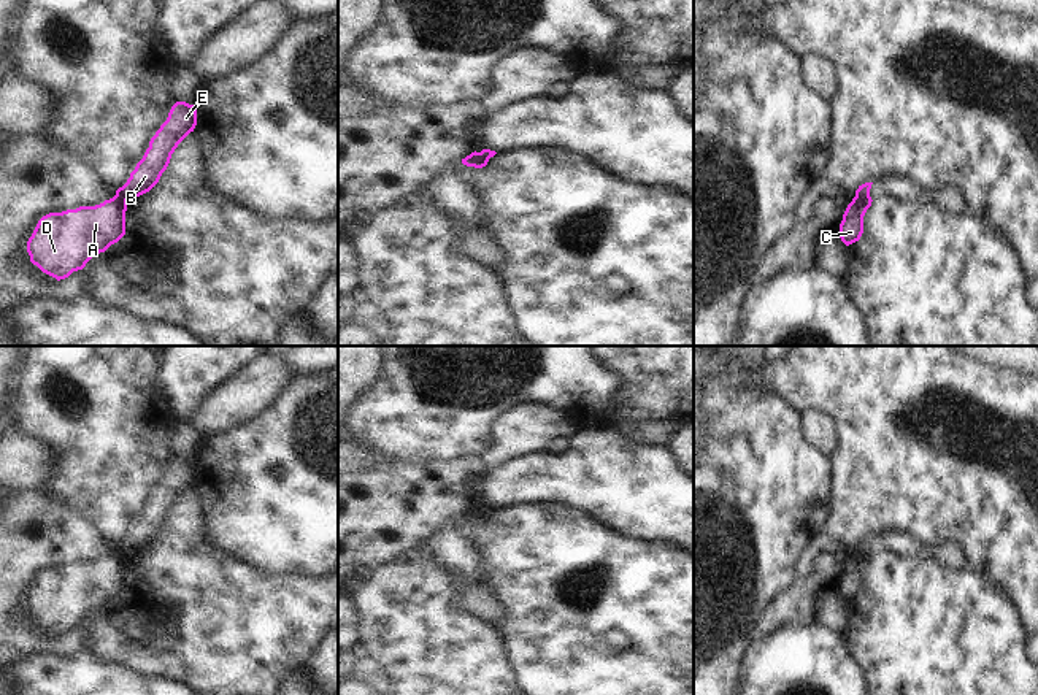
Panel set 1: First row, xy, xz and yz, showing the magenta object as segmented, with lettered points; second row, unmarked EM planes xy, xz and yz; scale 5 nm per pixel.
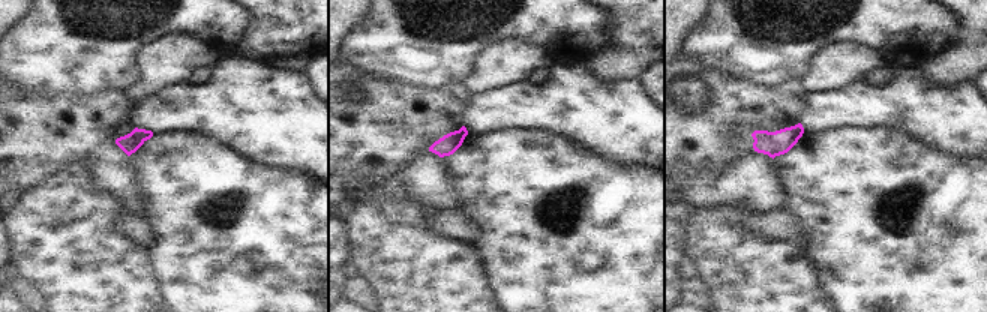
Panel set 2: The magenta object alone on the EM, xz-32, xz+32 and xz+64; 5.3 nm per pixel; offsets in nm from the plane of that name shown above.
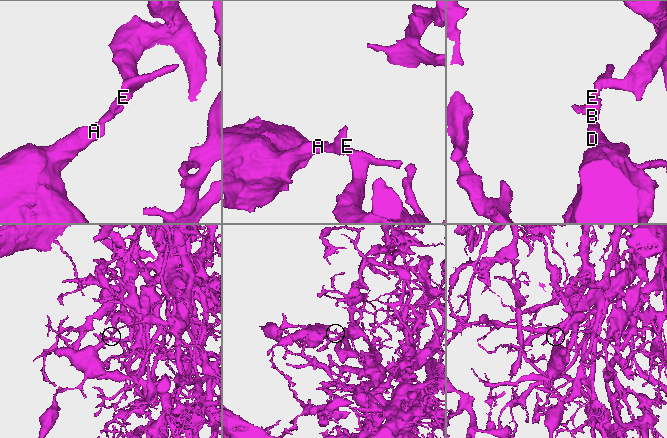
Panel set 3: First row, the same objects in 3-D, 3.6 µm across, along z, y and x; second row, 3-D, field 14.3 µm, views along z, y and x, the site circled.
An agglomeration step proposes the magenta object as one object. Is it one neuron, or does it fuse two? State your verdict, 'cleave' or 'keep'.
cleave

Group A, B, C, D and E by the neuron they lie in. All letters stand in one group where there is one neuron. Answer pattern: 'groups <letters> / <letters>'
groups A C D / B E

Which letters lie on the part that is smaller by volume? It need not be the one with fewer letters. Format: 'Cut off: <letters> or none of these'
Cut off: A, C, D

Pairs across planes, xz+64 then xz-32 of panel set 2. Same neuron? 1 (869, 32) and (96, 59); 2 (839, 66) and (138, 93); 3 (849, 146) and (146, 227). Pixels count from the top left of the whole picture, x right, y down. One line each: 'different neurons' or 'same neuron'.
1: same neuron
2: same neuron
3: different neurons

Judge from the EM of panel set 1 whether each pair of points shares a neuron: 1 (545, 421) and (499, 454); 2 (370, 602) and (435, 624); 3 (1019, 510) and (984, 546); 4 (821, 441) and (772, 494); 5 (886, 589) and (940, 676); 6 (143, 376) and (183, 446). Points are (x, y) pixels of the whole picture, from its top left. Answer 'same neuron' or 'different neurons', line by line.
1: same neuron
2: same neuron
3: same neuron
4: different neurons
5: same neuron
6: different neurons

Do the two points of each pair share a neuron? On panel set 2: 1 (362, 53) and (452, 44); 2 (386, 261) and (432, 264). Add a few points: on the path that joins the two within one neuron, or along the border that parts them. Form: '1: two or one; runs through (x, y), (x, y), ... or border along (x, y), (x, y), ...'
1: one; runs through (384, 47), (429, 44)
2: one; runs through (398, 261), (420, 264)

